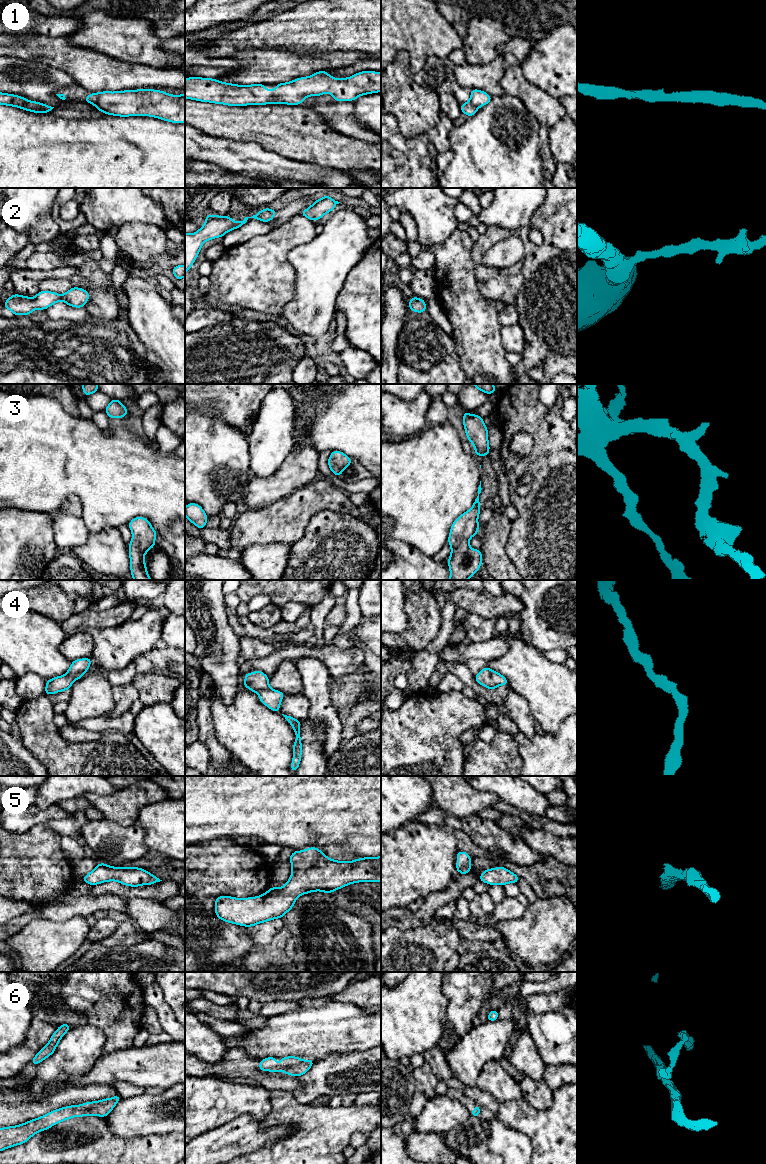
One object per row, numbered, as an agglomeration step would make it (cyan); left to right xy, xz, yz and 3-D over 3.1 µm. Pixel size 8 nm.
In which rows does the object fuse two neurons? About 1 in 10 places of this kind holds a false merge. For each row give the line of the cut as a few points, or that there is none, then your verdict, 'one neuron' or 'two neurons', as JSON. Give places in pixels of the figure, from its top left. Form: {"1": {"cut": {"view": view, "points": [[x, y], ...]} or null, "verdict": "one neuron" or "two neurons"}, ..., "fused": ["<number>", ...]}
{"1": {"cut": null, "verdict": "one neuron"}, "2": {"cut": null, "verdict": "one neuron"}, "3": {"cut": null, "verdict": "one neuron"}, "4": {"cut": null, "verdict": "one neuron"}, "5": {"cut": null, "verdict": "one neuron"}, "6": {"cut": null, "verdict": "one neuron"}, "fused": []}

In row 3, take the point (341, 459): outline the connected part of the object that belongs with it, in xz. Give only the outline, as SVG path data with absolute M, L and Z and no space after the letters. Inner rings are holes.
M332 451L328 459L328 466L334 475L340 477L343 470L351 465L351 458L341 451Z

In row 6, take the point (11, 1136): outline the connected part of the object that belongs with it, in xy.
M118 1094L112 1098L86 1102L82 1105L66 1106L20 1125L0 1128L0 1151L24 1144L36 1133L73 1117L85 1115L106 1117L120 1099Z

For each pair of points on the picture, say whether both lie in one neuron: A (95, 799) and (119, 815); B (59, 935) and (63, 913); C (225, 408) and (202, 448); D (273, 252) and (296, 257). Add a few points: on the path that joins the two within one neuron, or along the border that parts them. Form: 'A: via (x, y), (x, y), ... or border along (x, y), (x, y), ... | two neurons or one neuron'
A: via (101, 802), (113, 809) | one neuron
B: border along (38, 917), (54, 921), (84, 918) | two neurons
C: border along (198, 407), (212, 406), (217, 415), (239, 430) | two neurons
D: border along (307, 241), (288, 253), (294, 278) | two neurons

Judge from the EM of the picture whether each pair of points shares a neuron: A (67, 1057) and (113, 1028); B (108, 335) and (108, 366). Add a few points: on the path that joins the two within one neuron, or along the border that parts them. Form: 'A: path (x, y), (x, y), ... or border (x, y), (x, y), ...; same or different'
A: border (87, 1023), (97, 1027), (104, 1034), (102, 1053); different
B: path (108, 343), (108, 358); same

